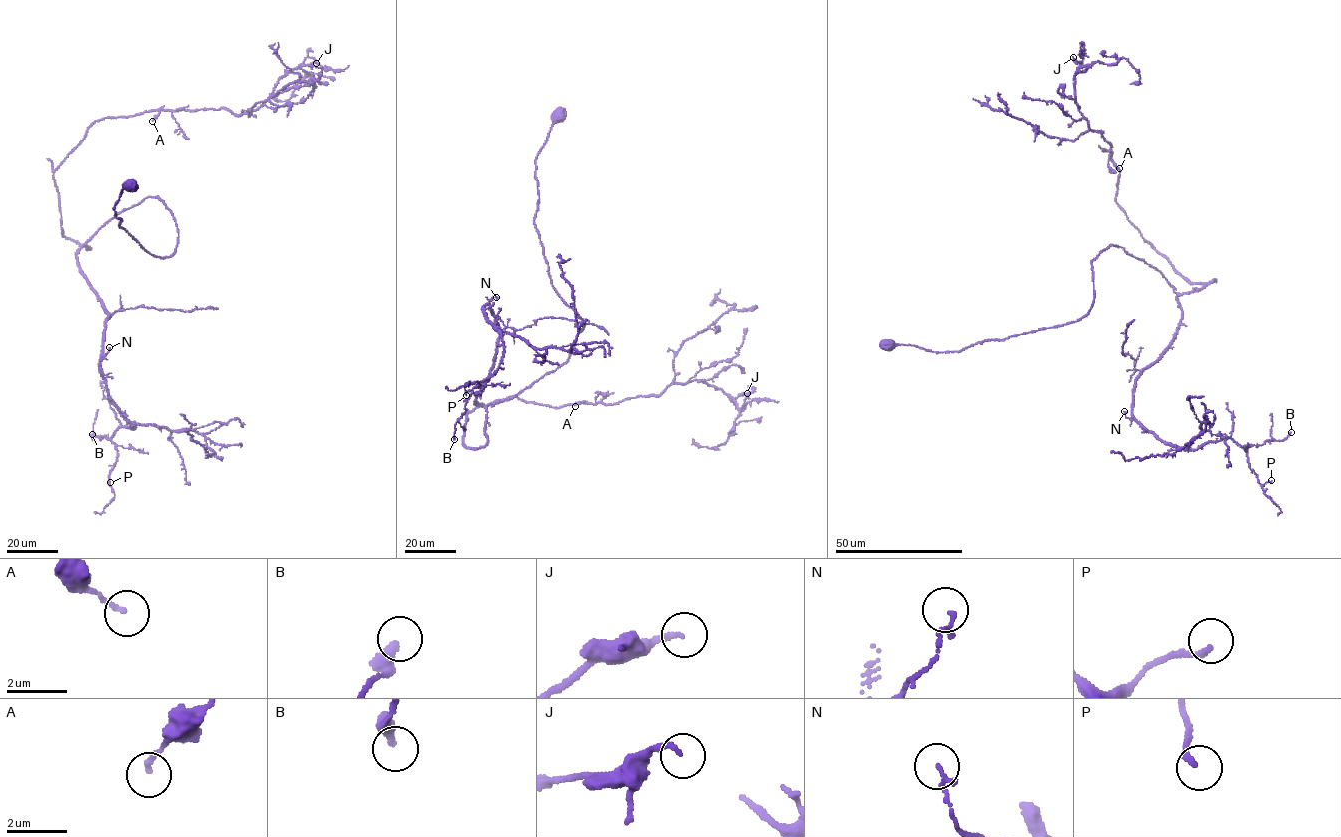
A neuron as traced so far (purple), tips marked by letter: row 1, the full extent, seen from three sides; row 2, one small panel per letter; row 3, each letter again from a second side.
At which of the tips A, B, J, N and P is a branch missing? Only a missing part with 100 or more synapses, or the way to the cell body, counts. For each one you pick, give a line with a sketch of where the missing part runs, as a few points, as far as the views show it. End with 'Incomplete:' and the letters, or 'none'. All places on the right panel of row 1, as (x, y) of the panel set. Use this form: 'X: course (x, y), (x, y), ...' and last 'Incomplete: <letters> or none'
Incomplete: none

